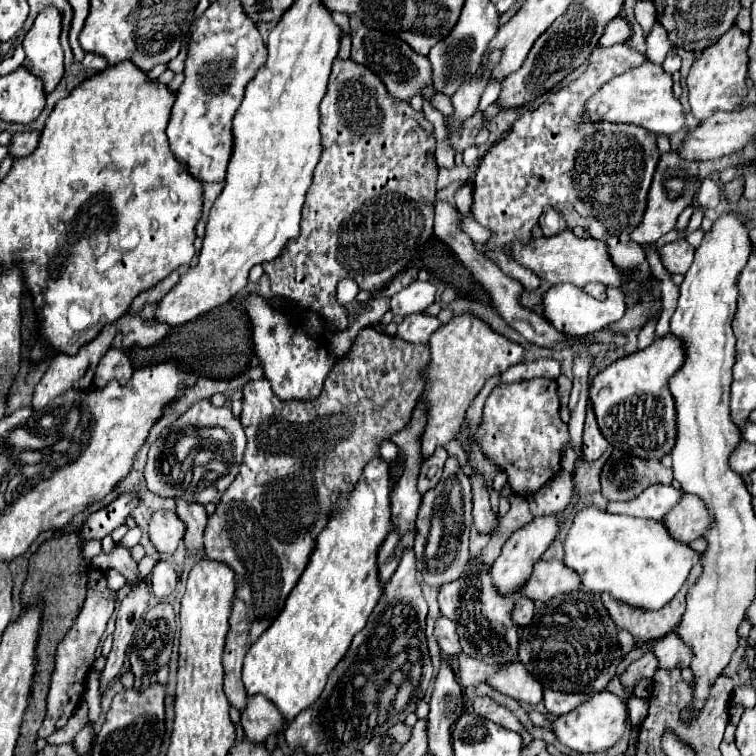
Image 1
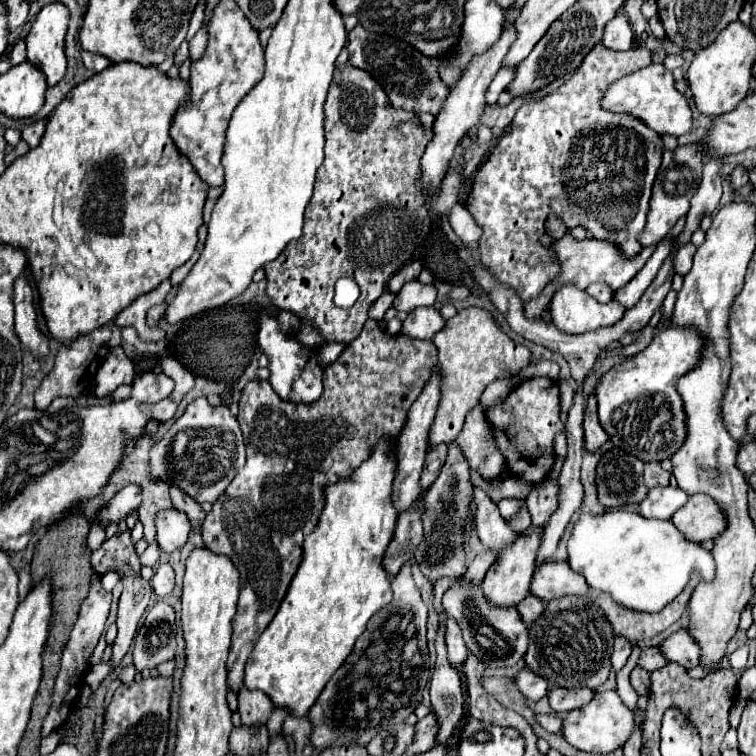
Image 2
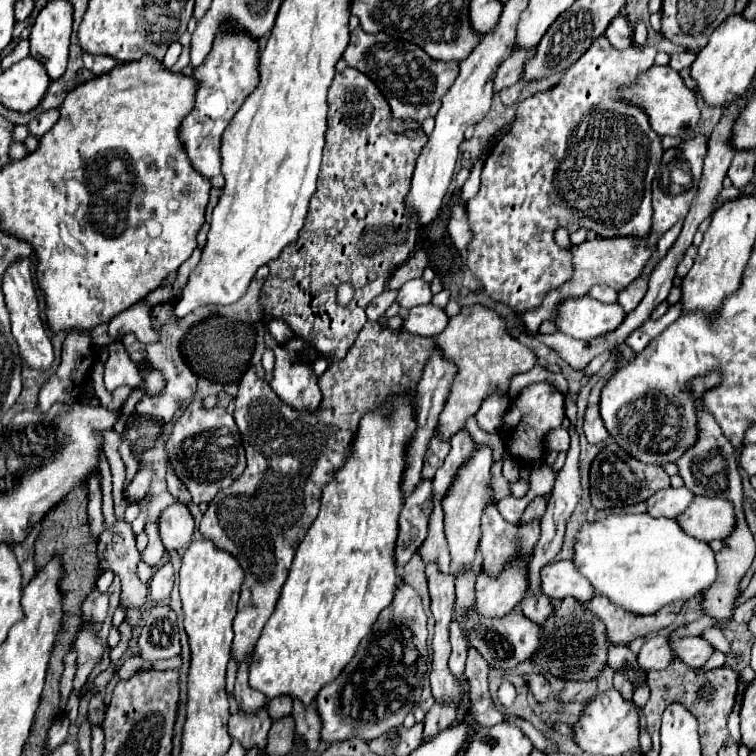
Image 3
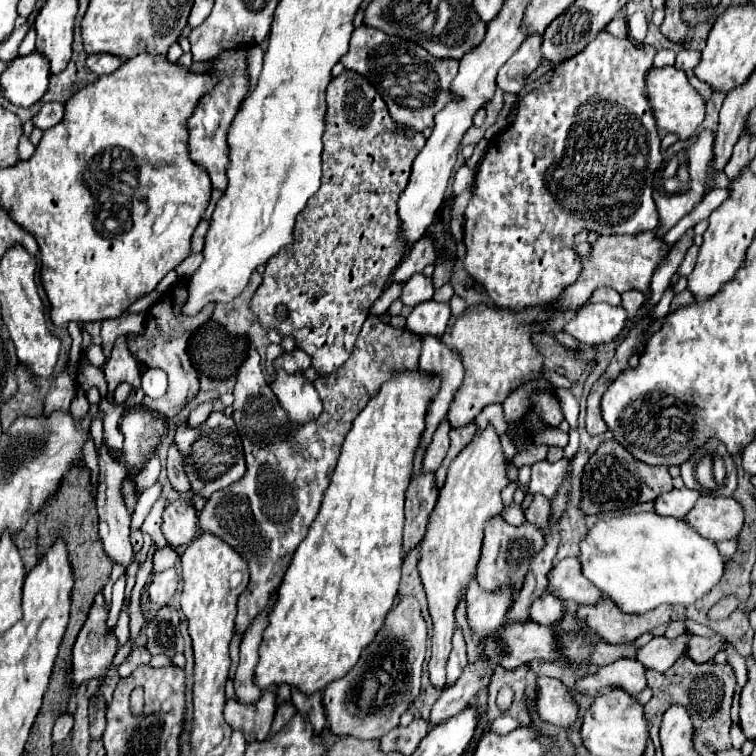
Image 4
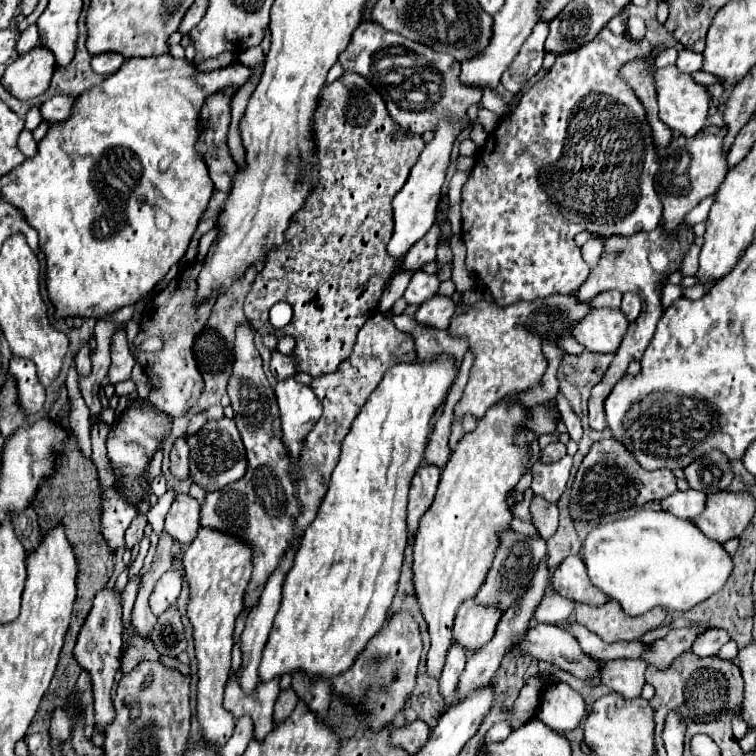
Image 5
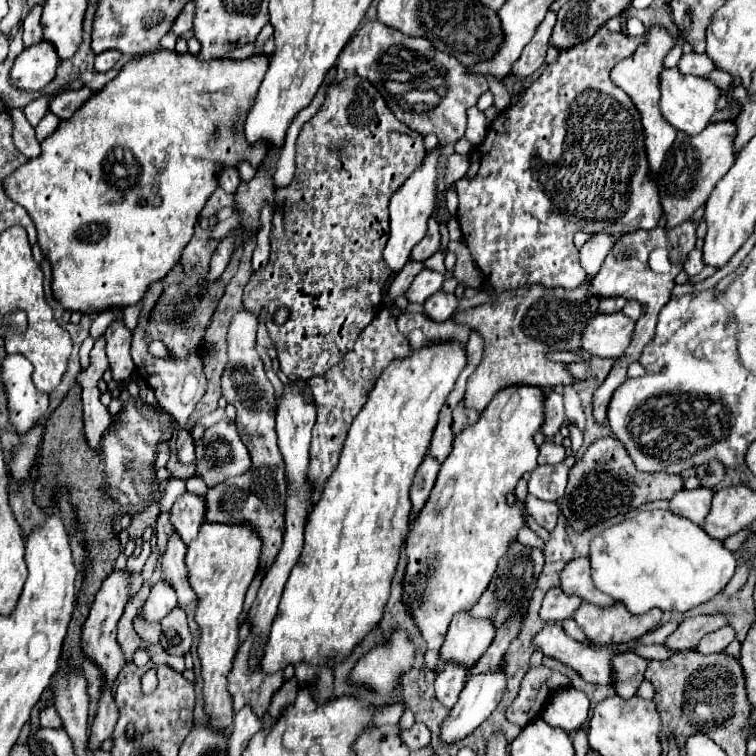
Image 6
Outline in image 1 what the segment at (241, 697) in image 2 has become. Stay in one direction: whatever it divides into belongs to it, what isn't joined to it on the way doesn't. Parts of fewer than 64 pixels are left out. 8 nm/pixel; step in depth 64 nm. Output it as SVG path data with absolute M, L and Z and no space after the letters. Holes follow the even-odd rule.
M264 696L248 698L248 708L242 712L242 728L250 742L266 744L266 738L270 734L280 734L284 726L284 716L280 710L266 700Z

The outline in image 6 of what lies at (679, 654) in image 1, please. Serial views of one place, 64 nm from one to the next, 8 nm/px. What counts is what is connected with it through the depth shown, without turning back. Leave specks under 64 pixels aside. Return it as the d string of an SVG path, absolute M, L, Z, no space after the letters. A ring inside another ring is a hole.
M724 626L724 628L716 630L716 632L706 634L706 636L698 642L696 652L700 652L700 654L714 654L714 652L722 652L722 650L724 650L724 648L726 648L734 638L736 638L734 630L732 630L730 626Z

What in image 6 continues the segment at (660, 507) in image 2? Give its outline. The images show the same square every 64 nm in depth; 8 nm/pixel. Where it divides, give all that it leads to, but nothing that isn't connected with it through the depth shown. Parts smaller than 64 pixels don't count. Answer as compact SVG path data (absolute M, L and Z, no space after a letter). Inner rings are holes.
M696 488L696 490L682 490L674 498L670 498L670 510L678 516L692 520L694 524L702 524L712 502L710 488Z

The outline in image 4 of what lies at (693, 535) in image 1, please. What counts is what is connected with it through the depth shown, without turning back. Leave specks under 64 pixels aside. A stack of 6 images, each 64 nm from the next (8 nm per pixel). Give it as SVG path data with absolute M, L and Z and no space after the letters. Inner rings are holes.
M700 496L684 518L702 538L712 542L736 538L744 526L744 508L734 498Z

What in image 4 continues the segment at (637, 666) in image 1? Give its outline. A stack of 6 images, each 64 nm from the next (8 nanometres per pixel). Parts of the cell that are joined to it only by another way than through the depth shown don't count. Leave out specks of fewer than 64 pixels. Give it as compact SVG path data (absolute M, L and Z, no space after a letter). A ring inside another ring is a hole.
M690 634L668 640L666 636L658 636L652 638L646 646L642 646L636 654L636 660L644 666L644 668L652 668L658 672L666 672L672 662L676 662L676 658L680 658L684 654L684 646L688 644Z

